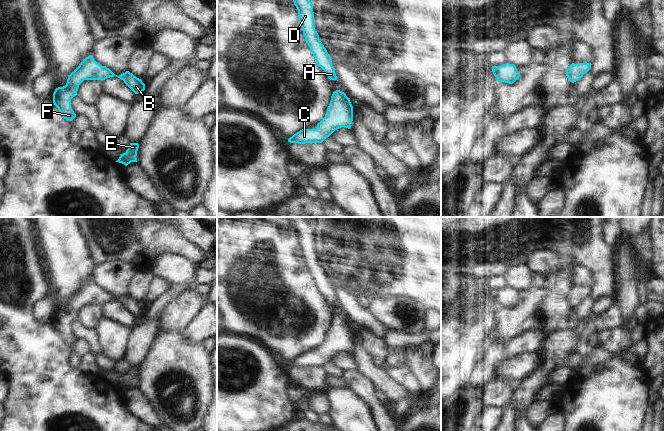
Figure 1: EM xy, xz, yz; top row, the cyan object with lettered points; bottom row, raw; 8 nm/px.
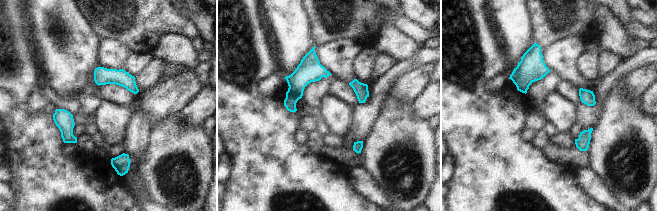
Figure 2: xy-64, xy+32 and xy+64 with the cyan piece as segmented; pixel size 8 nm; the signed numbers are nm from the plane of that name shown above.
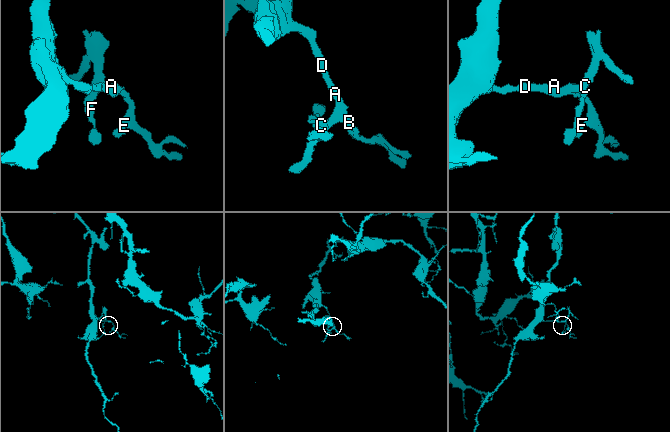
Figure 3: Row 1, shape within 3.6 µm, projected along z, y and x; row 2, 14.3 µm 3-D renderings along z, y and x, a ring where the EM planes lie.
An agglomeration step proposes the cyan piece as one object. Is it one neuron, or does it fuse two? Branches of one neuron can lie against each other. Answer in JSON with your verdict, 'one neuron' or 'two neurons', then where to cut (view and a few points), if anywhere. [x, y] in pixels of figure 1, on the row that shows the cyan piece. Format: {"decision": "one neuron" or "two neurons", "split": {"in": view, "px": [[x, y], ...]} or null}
{"decision": "one neuron", "split": null}

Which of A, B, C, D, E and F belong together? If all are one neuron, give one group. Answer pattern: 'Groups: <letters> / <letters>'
Groups: A B C D E F

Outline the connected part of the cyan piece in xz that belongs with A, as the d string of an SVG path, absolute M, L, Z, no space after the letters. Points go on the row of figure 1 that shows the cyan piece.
M293 0L293 2L298 10L298 21L302 27L305 41L315 58L317 66L324 70L325 75L330 80L337 80L332 59L315 30L312 2L310 0Z

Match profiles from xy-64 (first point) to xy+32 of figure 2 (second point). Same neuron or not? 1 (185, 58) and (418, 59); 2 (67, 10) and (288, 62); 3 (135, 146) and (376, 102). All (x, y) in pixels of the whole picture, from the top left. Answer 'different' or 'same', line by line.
1: different
2: same
3: same

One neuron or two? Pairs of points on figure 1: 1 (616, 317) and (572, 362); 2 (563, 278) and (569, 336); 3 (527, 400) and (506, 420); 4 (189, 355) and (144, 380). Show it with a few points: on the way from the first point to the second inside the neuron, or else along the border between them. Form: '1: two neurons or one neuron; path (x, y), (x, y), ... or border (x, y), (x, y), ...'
1: two neurons; border (576, 351), (570, 352), (565, 357), (565, 365)
2: two neurons; border (566, 325), (547, 336)
3: one neuron; path (522, 404), (511, 415)
4: one neuron; path (178, 366), (161, 371), (155, 377)

